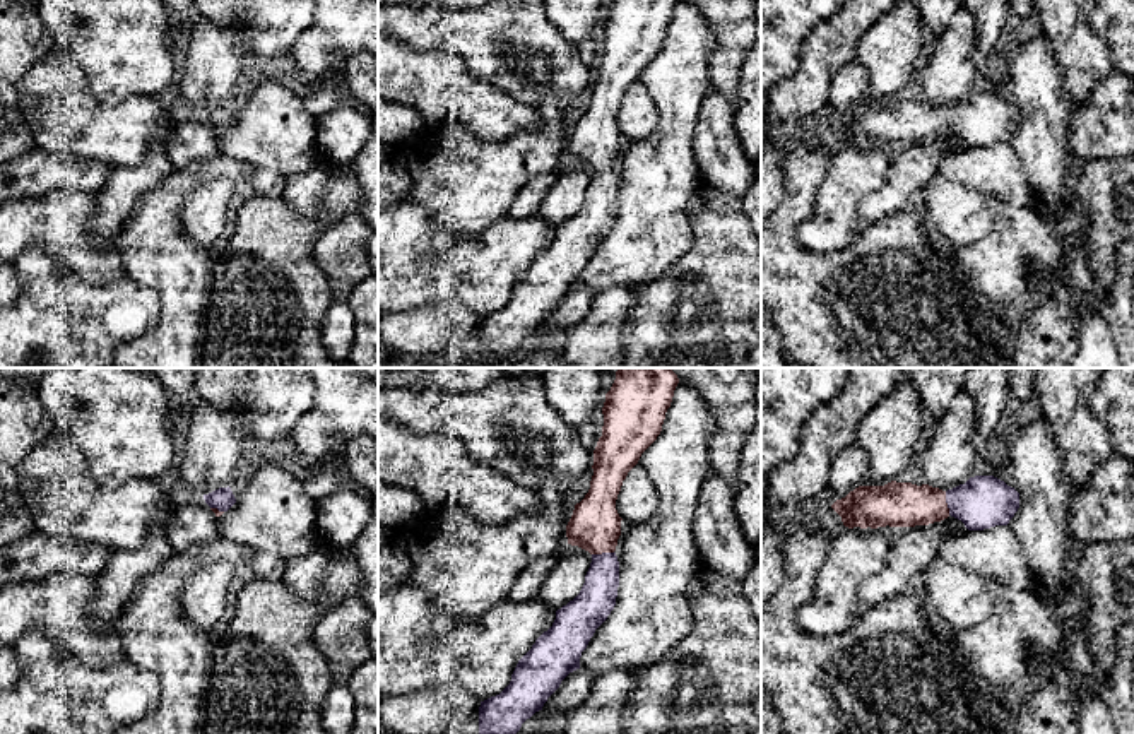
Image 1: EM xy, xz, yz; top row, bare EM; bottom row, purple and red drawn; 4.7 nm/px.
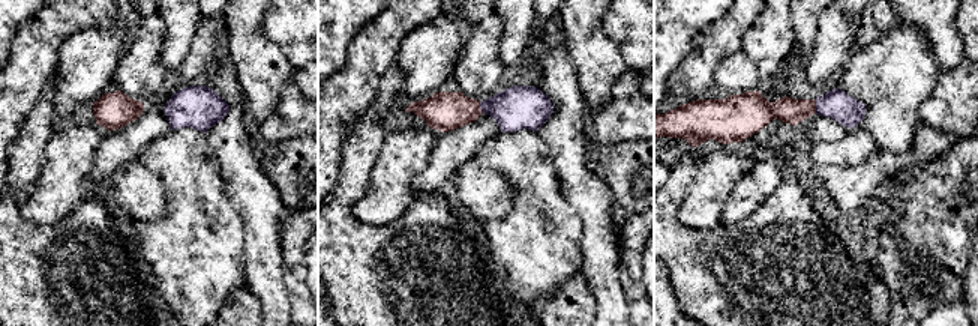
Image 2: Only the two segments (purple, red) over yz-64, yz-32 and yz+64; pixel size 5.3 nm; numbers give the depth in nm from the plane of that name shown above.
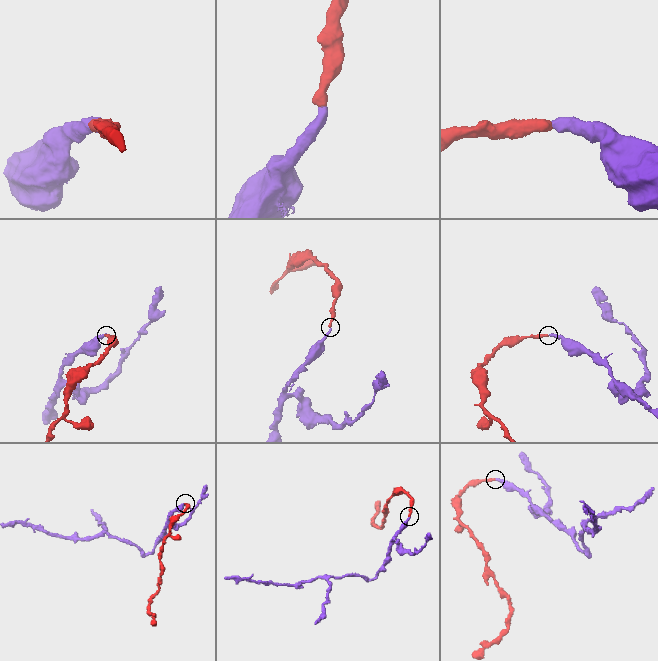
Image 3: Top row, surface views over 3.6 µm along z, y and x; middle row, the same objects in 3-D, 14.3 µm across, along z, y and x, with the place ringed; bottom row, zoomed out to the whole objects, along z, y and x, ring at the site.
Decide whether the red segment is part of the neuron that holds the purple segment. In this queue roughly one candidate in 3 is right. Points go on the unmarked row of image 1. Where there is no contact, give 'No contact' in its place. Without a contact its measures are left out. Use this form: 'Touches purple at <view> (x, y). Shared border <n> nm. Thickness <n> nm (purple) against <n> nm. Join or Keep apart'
Touches purple at yz (946, 118). Shared border 110 nm. Thickness 240 nm (purple) against 200 nm. Join

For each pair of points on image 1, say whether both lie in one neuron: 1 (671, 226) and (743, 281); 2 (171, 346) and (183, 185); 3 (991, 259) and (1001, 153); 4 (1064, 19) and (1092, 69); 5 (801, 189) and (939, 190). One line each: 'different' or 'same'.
1: different
2: same
3: same
4: same
5: different

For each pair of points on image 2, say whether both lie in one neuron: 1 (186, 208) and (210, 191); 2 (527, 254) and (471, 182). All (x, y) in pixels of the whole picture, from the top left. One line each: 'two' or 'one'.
1: one
2: two

